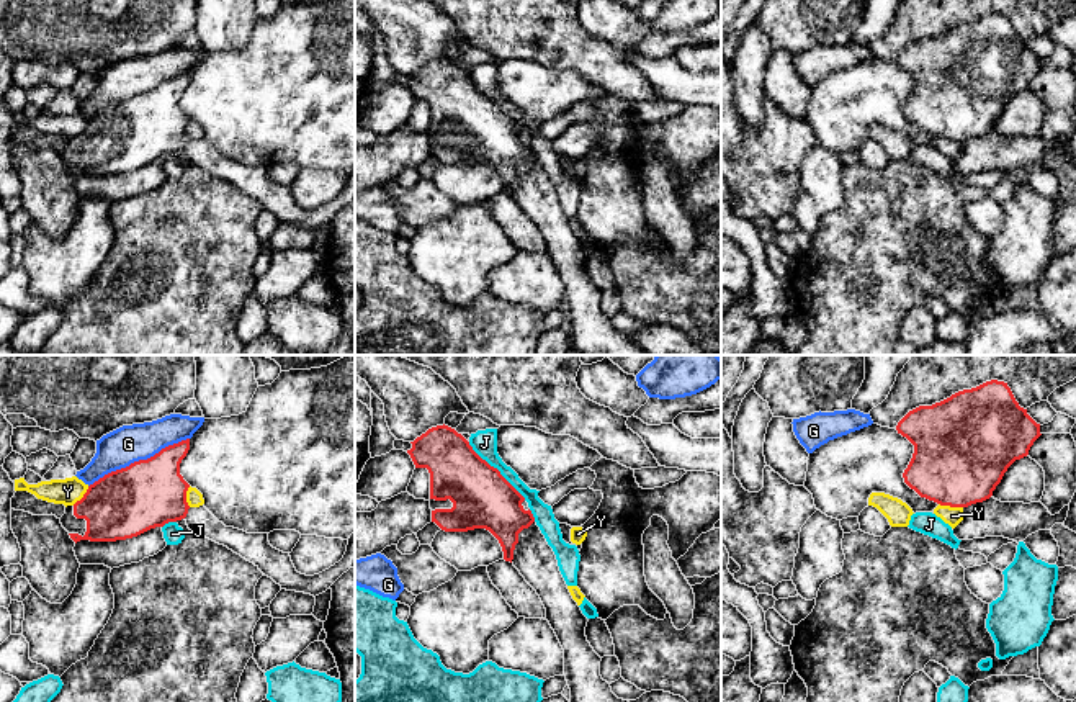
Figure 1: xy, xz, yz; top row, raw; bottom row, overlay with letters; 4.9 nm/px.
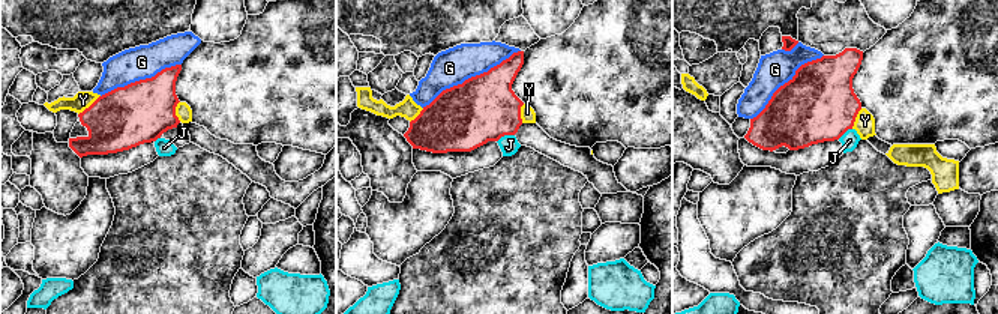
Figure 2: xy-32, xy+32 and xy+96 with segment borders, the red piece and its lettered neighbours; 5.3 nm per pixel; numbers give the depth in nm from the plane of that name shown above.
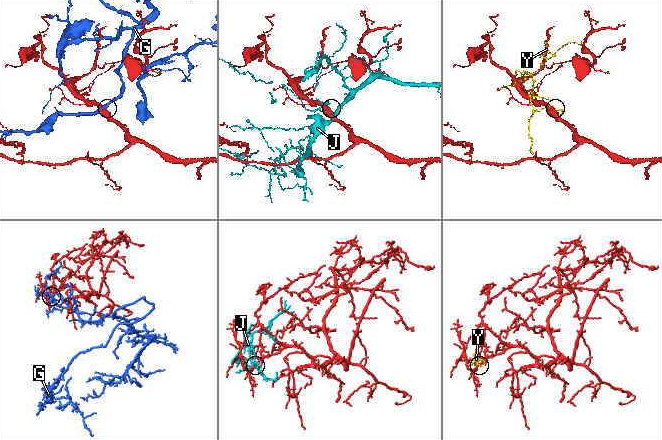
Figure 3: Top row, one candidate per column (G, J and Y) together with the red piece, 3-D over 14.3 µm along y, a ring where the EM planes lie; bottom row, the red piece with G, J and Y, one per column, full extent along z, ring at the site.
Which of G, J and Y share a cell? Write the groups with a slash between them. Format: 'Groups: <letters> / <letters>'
Groups: G / J / Y

